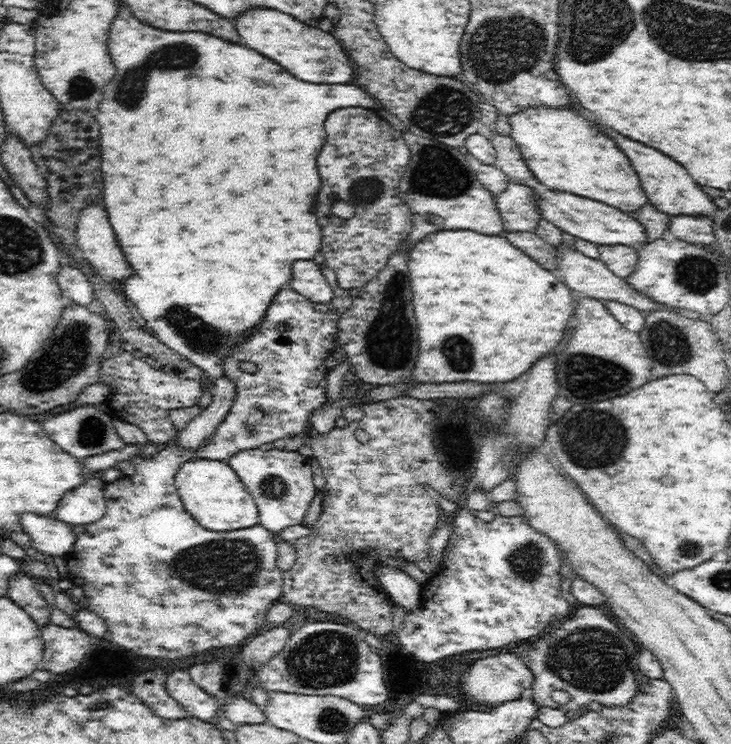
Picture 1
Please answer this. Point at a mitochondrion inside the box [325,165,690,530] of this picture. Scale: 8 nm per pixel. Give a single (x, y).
(594, 437)

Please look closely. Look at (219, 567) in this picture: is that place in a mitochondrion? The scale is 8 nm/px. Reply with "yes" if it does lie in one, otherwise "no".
yes

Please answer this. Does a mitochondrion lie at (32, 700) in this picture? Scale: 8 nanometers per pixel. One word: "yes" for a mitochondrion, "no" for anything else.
no

